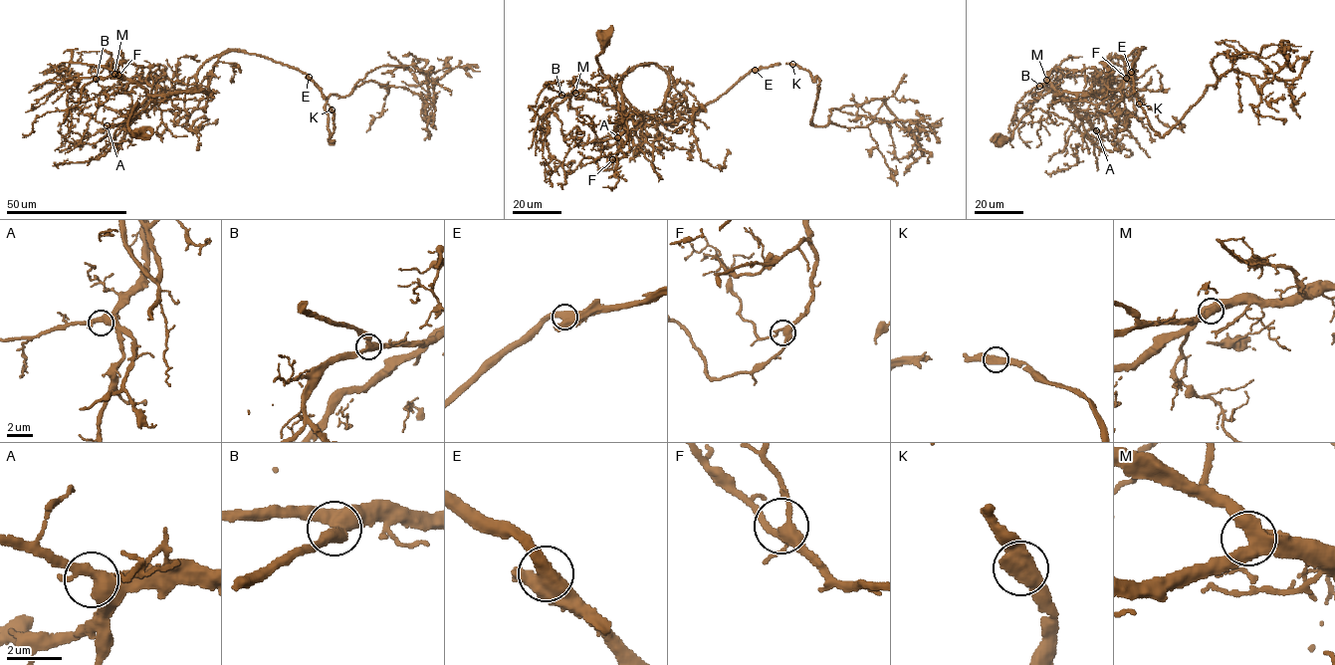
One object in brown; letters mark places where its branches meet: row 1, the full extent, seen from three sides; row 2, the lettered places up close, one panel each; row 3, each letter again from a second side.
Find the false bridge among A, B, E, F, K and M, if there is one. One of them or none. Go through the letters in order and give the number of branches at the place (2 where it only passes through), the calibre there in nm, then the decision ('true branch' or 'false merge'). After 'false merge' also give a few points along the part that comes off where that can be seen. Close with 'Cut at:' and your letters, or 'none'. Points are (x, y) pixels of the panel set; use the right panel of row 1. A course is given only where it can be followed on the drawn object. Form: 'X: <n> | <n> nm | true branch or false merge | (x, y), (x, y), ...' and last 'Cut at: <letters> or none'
A: 3 | 380 nm | true branch
B: 3 | 440 nm | true branch
E: 4 | 500 nm | true branch
F: 4 | 320 nm | true branch
K: 2 | 500 nm | true branch
M: 3 | 500 nm | true branch
Cut at: none

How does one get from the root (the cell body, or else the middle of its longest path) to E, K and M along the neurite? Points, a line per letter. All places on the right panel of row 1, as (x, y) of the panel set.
E: (1001, 140), (1040, 109), (1092, 140), (1072, 102), (1115, 97), (1121, 110), (1123, 84), (1144, 48), (1131, 72)
K: (1001, 140), (1040, 109), (1092, 140), (1072, 102), (1115, 97), (1122, 110), (1142, 47), (1130, 70), (1139, 104)
M: (1001, 140), (1010, 139), (1019, 120), (1040, 109), (1072, 121), (1092, 140), (1071, 104), (1051, 88), (1046, 80)

